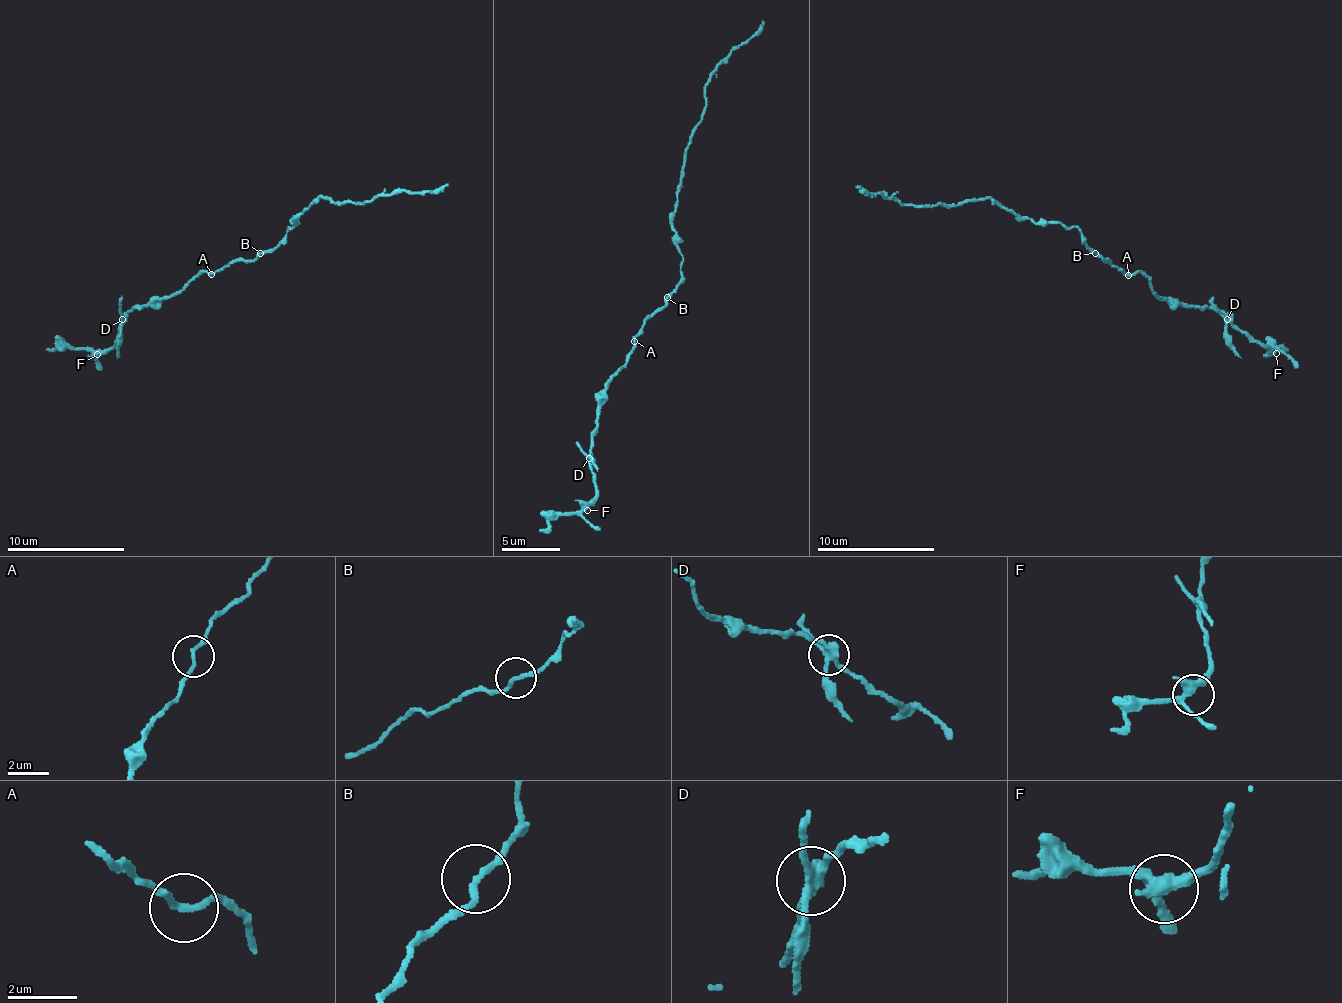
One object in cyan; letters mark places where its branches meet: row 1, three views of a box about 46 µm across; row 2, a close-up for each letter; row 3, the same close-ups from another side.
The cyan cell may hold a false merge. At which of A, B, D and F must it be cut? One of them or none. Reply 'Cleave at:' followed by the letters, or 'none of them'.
Cleave at: D

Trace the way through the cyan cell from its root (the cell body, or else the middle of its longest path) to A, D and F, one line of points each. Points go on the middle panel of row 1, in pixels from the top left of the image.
A: (669, 297), (648, 317), (635, 340)
D: (669, 297), (644, 323), (629, 361), (611, 377), (597, 415), (589, 458)
F: (669, 297), (644, 323), (629, 361), (614, 374), (605, 392), (590, 447), (596, 496), (587, 510)

